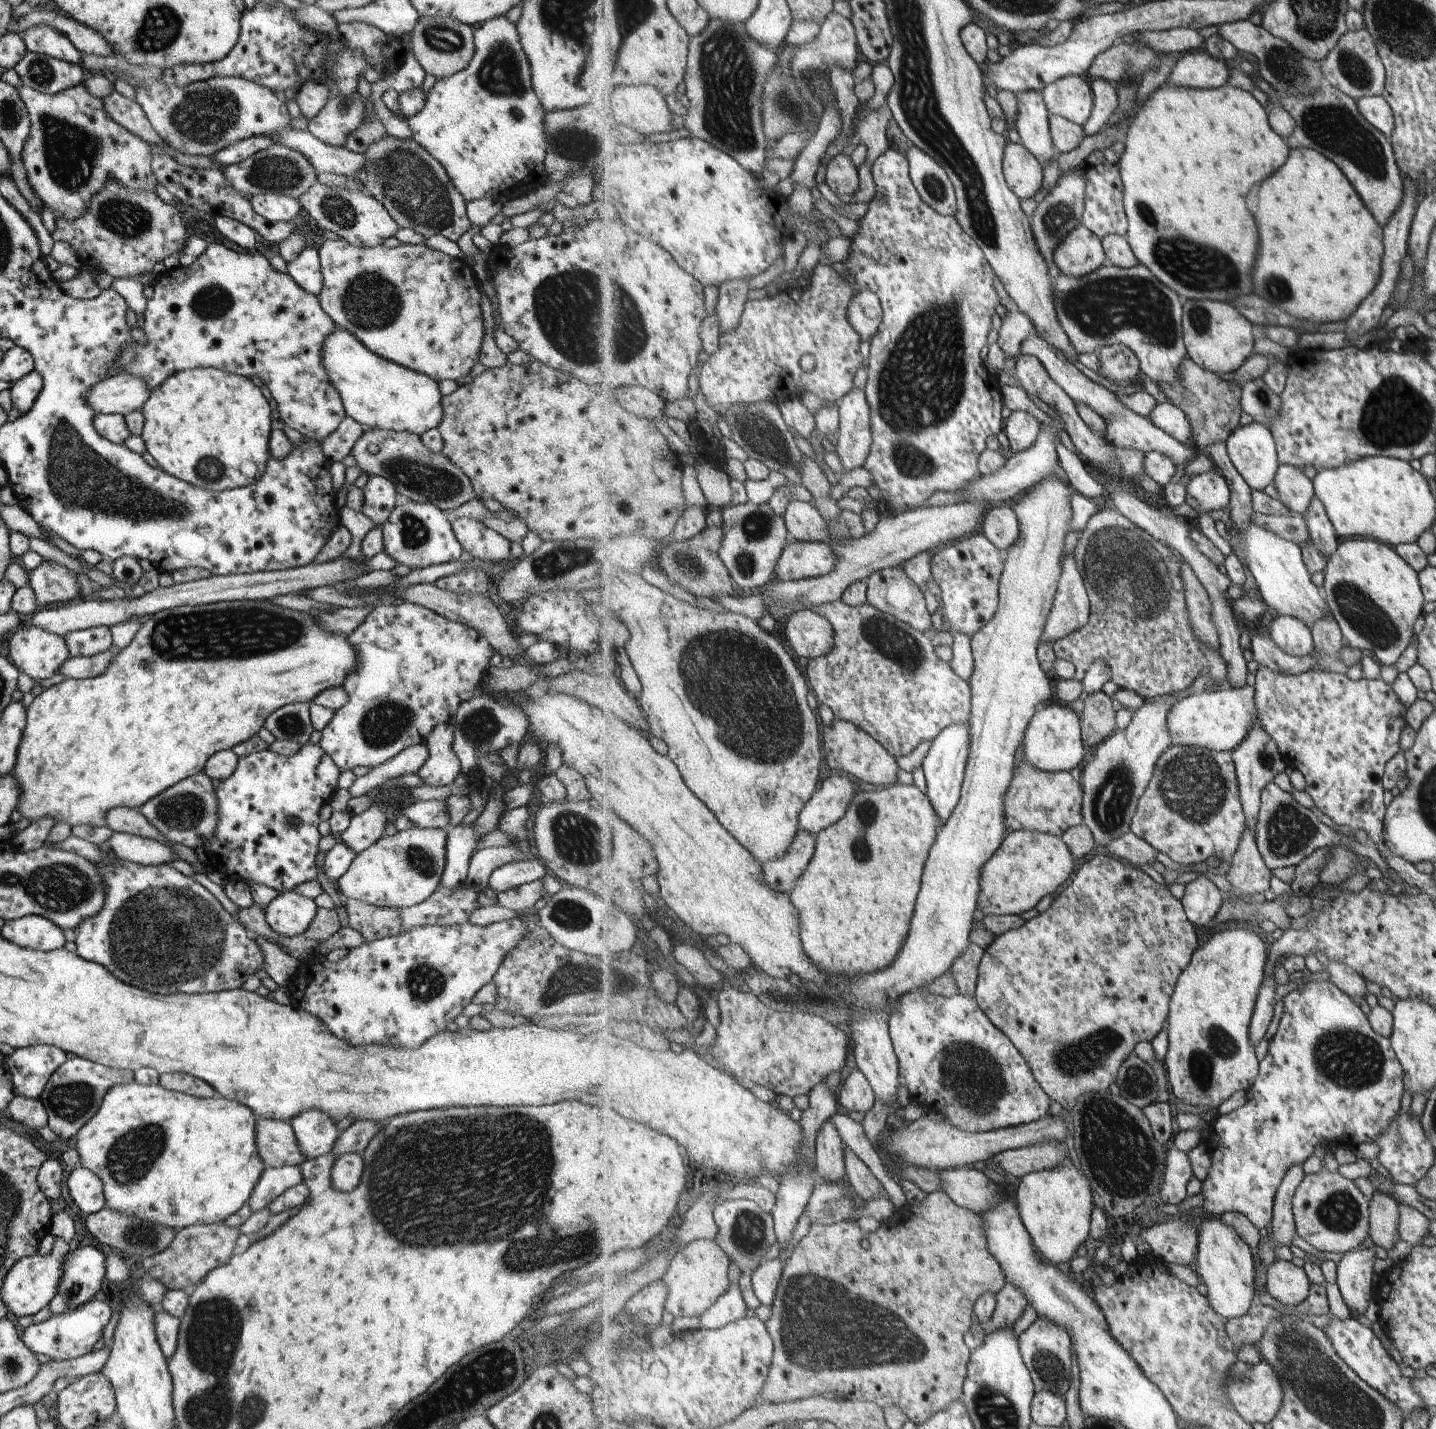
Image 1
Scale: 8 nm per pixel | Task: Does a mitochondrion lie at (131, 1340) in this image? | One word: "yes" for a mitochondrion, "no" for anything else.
no

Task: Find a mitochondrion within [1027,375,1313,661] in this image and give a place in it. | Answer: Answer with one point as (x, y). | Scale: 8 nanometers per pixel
(1123, 568)

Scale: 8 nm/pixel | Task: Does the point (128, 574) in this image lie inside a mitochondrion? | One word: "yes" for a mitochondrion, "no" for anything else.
no

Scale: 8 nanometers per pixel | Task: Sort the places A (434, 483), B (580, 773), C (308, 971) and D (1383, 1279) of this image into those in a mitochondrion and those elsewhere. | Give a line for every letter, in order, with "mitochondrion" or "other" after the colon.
A: mitochondrion
B: other
C: other
D: other

